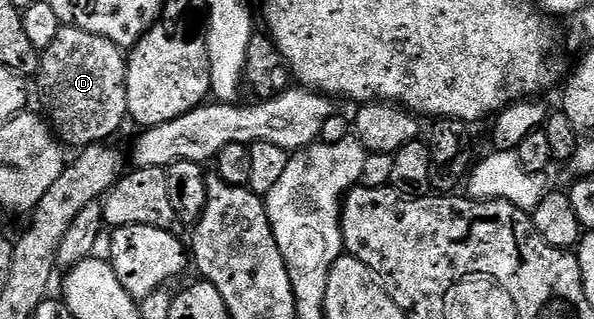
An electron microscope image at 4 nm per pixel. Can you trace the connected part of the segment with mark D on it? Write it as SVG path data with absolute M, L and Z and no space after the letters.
M65 25L52 45L40 52L36 82L41 110L67 148L103 144L121 129L122 122L127 122L126 61L123 48L108 41L108 37L96 37L96 33Z

